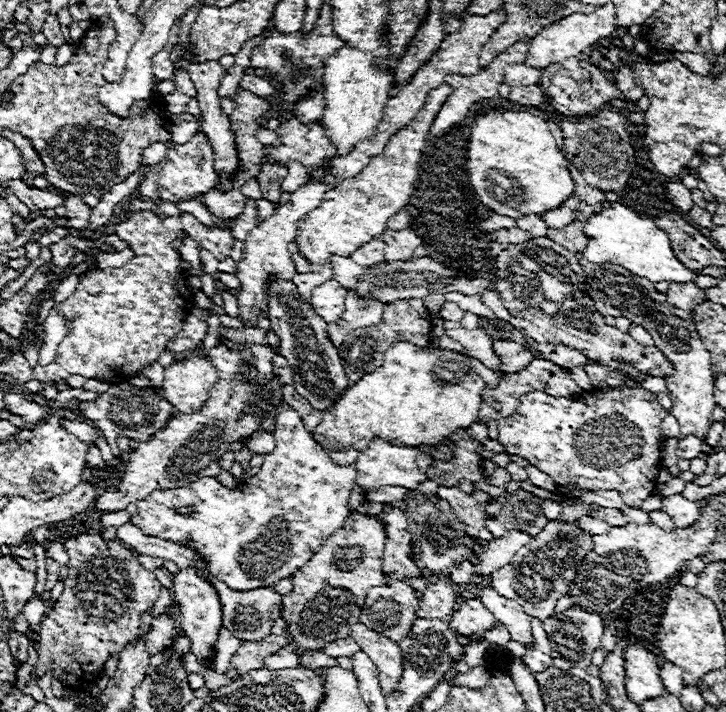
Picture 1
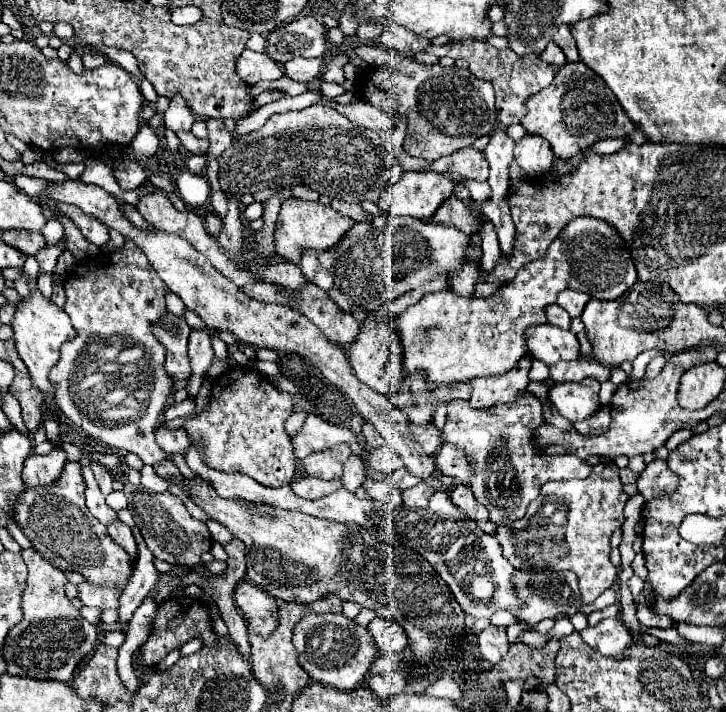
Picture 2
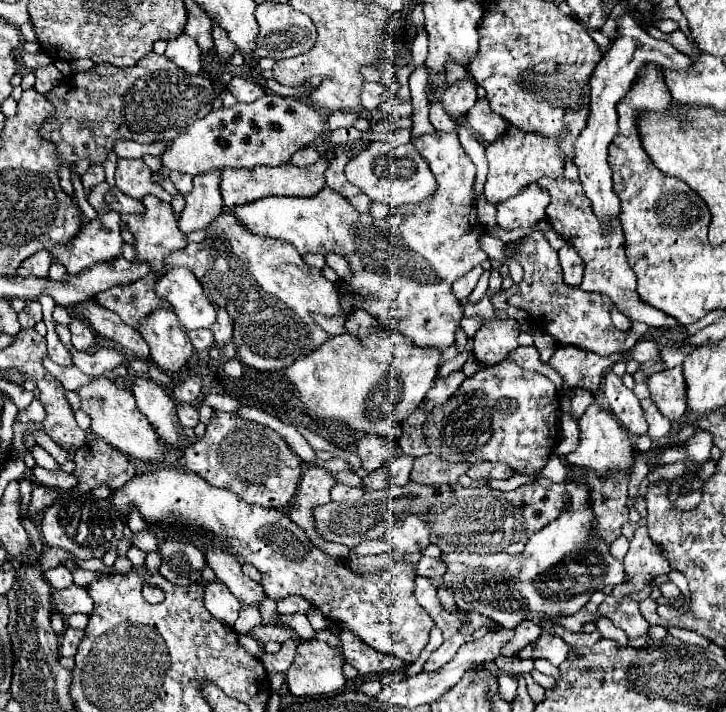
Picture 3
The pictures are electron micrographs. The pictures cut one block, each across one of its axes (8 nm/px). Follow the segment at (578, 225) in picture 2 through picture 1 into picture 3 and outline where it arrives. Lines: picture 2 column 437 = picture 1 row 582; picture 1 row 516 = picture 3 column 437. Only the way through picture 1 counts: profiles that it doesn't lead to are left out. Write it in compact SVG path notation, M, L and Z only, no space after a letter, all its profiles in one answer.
M378 326L376 332L364 338L346 332L326 340L318 350L288 366L286 376L294 382L312 418L336 418L358 432L398 440L402 422L434 386L438 368L442 366L440 356L438 348L420 348L398 330Z

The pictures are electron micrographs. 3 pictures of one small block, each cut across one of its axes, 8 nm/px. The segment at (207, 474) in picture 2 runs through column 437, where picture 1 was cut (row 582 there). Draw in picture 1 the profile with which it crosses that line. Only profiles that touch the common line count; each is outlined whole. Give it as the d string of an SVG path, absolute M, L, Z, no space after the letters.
M550 520L528 546L522 546L514 554L510 564L494 572L492 586L500 596L518 600L526 614L538 620L546 620L554 614L554 604L570 590L578 564L590 550L590 544L590 534L582 532L574 522Z

